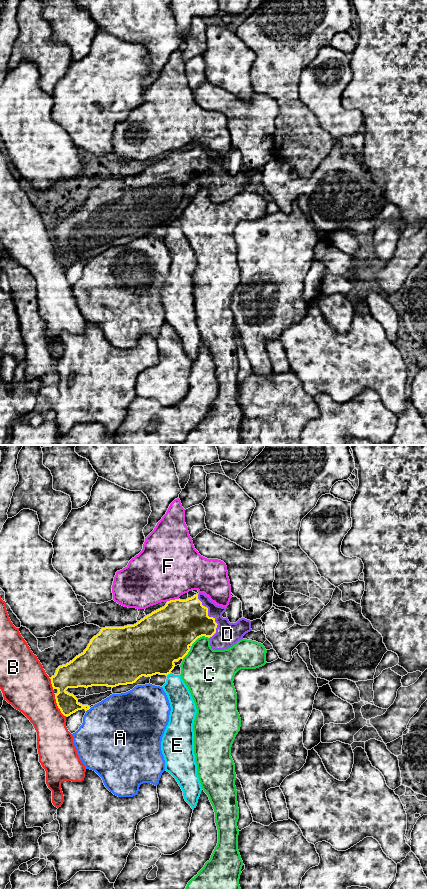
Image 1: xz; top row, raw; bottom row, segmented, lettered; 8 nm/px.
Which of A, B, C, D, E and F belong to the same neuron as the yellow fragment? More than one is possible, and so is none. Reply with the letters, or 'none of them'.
D

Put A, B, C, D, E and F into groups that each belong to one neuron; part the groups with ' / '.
A / B / C / D / E / F

